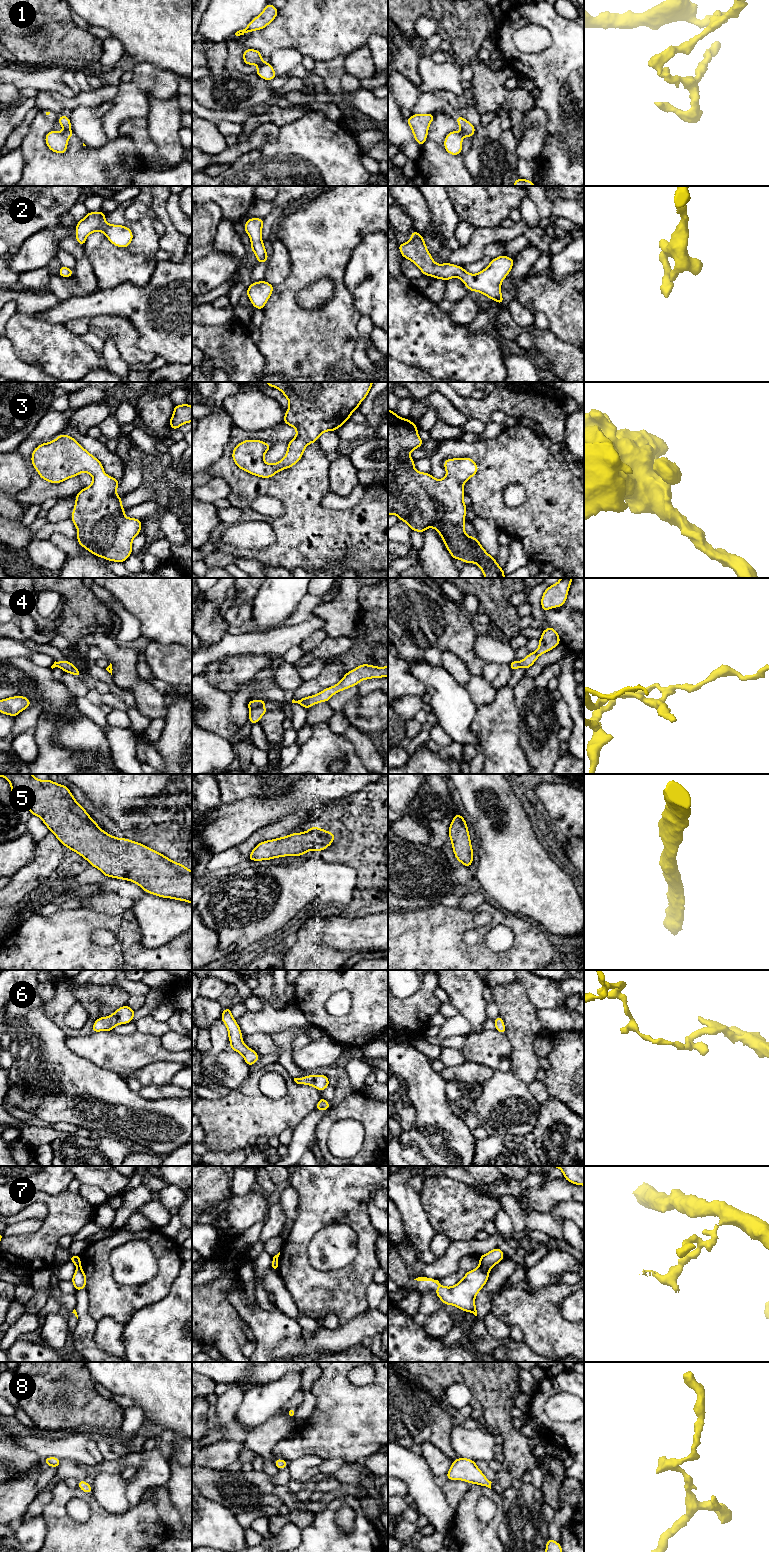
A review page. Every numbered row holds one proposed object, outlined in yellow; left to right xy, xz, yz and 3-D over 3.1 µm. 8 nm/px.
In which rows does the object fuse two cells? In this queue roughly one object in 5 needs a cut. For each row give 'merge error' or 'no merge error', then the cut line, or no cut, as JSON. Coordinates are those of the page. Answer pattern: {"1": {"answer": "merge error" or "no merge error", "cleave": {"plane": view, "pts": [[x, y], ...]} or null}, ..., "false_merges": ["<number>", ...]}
{"1": {"answer": "merge error", "cleave": {"plane": "xy", "pts": [[64, 132], [69, 136]]}}, "2": {"answer": "no merge error", "cleave": null}, "3": {"answer": "no merge error", "cleave": null}, "4": {"answer": "merge error", "cleave": {"plane": "xz", "pts": [[261, 706], [250, 710]]}}, "5": {"answer": "no merge error", "cleave": null}, "6": {"answer": "no merge error", "cleave": null}, "7": {"answer": "merge error", "cleave": {"plane": "yz", "pts": [[479, 1266], [488, 1272]]}}, "8": {"answer": "no merge error", "cleave": null}, "false_merges": ["1", "4", "7"]}

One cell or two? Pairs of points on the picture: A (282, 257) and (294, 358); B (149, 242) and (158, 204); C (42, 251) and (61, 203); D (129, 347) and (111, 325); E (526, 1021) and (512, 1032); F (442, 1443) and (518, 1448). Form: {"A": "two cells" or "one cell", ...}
{"A": "two cells", "B": "two cells", "C": "two cells", "D": "one cell", "E": "one cell", "F": "two cells"}

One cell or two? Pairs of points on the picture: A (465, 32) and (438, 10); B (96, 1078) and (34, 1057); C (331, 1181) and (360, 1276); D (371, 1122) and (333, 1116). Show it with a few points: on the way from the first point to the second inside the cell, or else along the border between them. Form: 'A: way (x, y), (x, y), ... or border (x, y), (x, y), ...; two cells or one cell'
A: way (458, 25), (445, 12); one cell
B: way (81, 1078), (63, 1078), (49, 1069); one cell
C: way (349, 1205), (364, 1229), (364, 1252); one cell
D: way (362, 1113), (342, 1112); one cell

